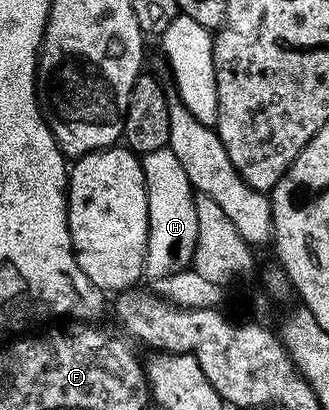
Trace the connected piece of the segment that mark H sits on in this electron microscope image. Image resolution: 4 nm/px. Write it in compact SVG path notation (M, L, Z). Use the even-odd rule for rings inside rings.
M166 148L145 153L142 164L144 186L148 192L148 253L144 257L144 268L149 278L157 279L191 266L194 247L198 243L197 194L174 151Z

